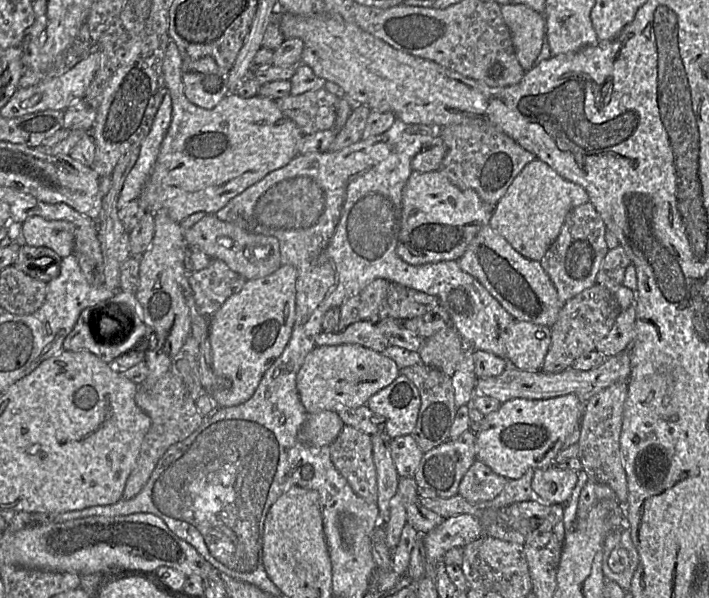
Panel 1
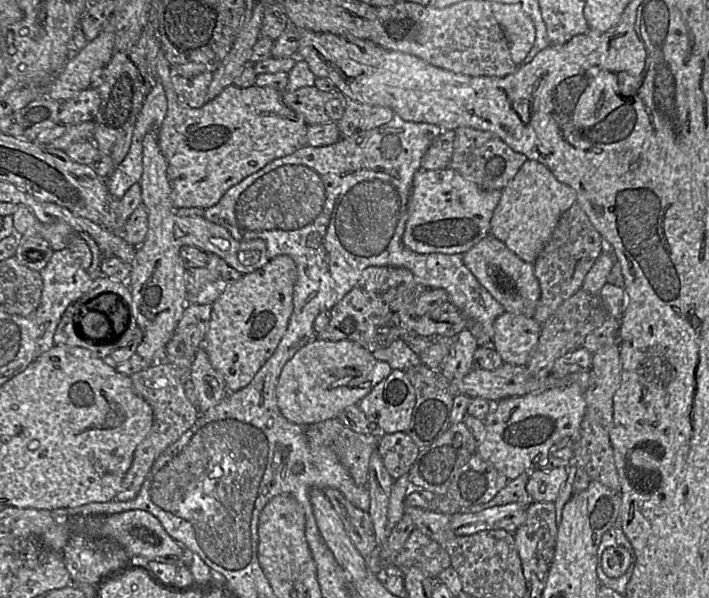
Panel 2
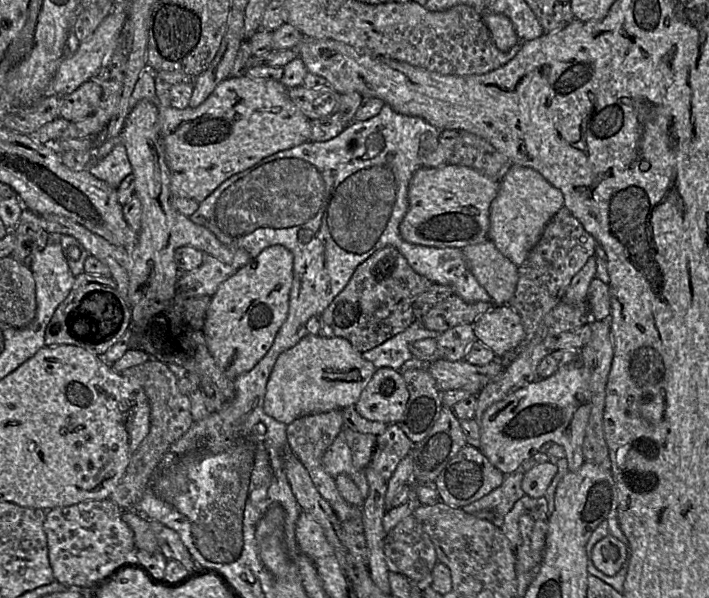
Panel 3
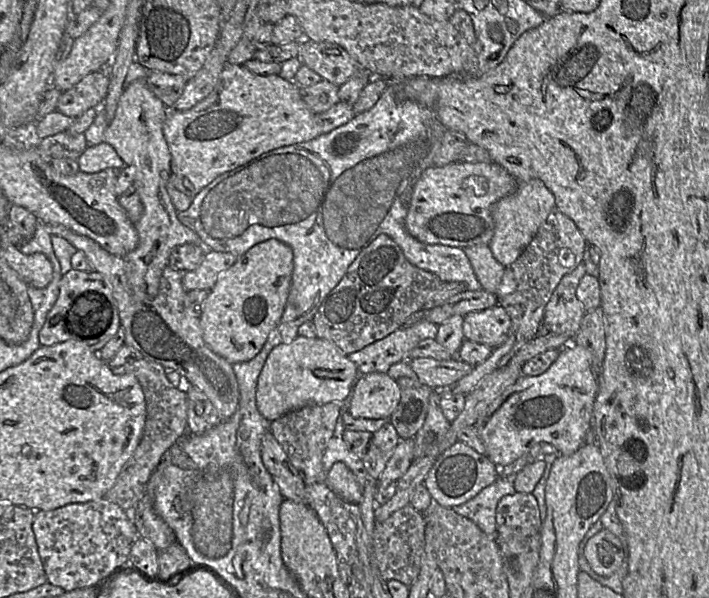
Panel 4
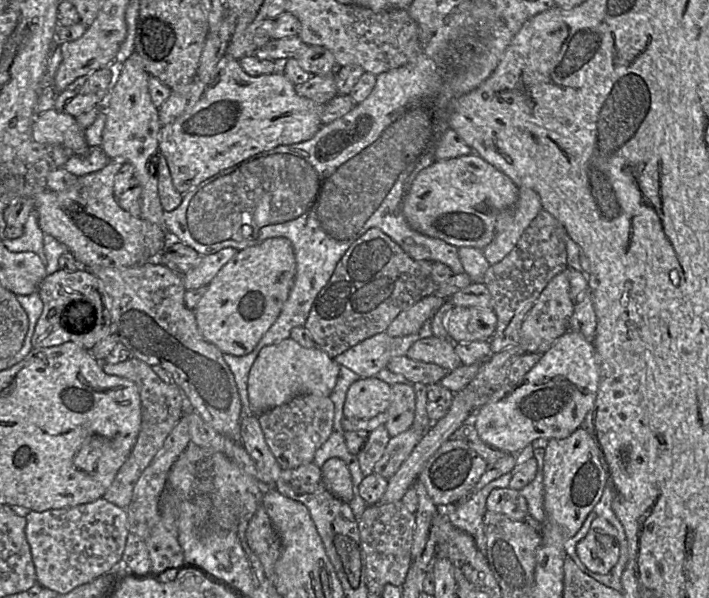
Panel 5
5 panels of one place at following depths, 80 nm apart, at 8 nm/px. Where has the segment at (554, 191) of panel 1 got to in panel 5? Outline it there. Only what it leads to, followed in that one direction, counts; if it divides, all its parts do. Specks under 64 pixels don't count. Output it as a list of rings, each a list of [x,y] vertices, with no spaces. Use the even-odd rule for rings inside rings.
[[[518,188],[518,192],[515,205],[499,214],[495,235],[482,249],[490,265],[501,261],[515,247],[525,229],[542,210],[540,197],[534,190]]]

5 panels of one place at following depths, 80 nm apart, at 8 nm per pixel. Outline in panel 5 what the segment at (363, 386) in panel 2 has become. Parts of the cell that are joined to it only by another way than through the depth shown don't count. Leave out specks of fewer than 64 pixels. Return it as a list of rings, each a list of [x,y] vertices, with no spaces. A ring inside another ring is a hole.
[[[291,338],[265,346],[259,352],[248,376],[248,394],[257,415],[281,406],[294,397],[315,394],[329,397],[340,372],[340,365],[318,347],[305,348]]]

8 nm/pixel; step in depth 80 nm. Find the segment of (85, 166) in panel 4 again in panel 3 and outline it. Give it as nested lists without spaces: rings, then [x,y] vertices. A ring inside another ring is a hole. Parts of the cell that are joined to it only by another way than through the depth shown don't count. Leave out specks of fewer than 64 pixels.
[[[118,143],[114,146],[112,151],[100,160],[94,160],[94,152],[93,152],[93,160],[91,164],[87,168],[89,172],[94,175],[96,178],[106,182],[111,187],[117,189],[123,179],[133,172],[131,163],[128,159],[126,149],[124,145]]]

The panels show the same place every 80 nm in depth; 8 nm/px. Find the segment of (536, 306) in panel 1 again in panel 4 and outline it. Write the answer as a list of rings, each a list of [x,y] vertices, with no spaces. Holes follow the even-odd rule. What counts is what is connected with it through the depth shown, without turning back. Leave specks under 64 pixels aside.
[[[475,245],[462,249],[482,288],[495,294],[503,277],[505,266],[495,259],[489,245]]]

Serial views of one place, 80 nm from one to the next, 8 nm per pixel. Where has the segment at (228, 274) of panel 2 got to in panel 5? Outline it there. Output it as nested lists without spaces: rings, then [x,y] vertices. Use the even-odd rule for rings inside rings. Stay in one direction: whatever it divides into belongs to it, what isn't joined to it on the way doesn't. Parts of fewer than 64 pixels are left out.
[[[224,248],[216,253],[203,255],[199,263],[182,276],[186,290],[206,287],[215,278],[221,268],[238,252],[235,248]]]

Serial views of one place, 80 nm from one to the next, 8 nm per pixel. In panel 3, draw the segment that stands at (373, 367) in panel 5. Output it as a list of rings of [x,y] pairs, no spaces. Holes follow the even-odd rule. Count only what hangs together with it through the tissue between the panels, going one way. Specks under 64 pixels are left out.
[[[417,319],[403,332],[379,346],[363,352],[362,357],[371,362],[377,369],[390,368],[400,371],[406,361],[414,359],[410,351],[411,343],[426,338],[437,340],[439,335],[440,333],[425,328]]]

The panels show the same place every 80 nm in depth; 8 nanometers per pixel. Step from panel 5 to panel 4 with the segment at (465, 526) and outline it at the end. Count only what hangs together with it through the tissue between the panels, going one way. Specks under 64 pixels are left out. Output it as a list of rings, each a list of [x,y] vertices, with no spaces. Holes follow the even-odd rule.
[[[517,473],[499,477],[493,484],[482,489],[471,500],[452,507],[453,510],[472,520],[487,535],[495,536],[497,529],[496,508],[500,499],[516,492],[514,481]]]

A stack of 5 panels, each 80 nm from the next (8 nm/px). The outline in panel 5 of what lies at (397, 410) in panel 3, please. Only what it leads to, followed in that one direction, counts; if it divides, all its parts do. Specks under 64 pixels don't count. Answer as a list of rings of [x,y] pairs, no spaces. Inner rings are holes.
[[[360,377],[349,387],[344,417],[369,419],[386,413],[392,399],[391,385],[376,377]]]

